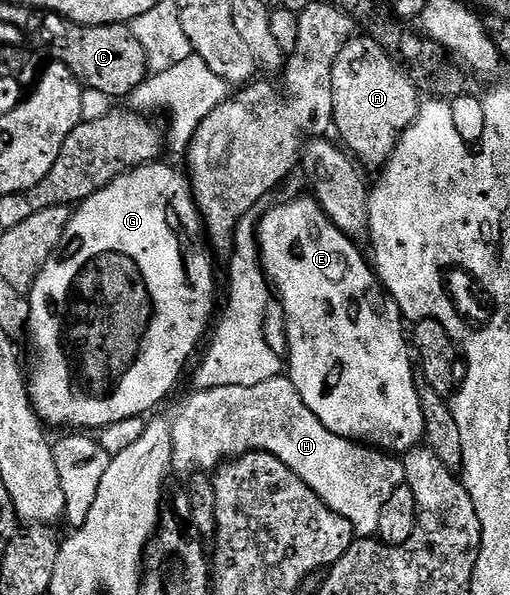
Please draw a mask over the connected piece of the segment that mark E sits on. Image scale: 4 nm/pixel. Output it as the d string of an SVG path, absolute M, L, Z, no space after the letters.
M307 197L292 198L264 212L258 227L260 262L275 297L286 312L287 377L291 378L306 408L310 408L330 432L403 456L426 438L422 404L416 391L418 378L406 337L406 319L380 285L369 259L360 255L356 247L359 245L328 219L315 197Z

